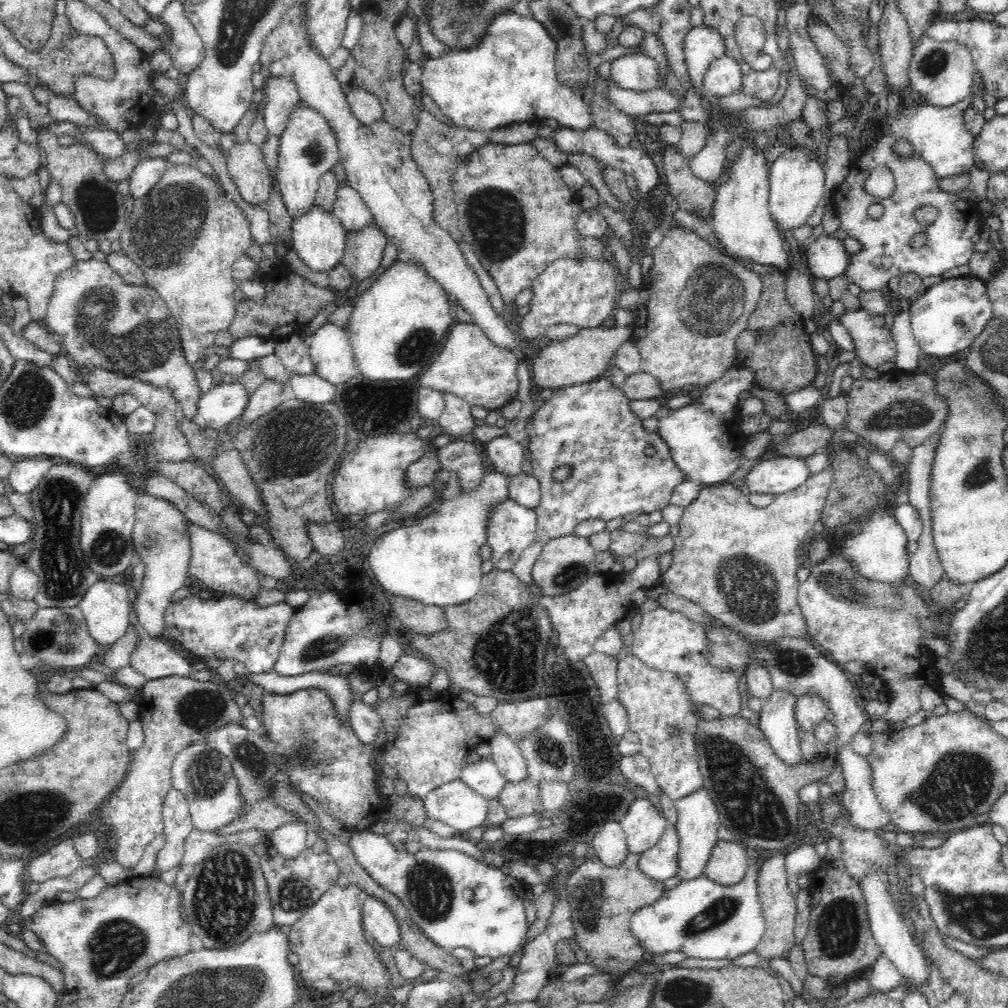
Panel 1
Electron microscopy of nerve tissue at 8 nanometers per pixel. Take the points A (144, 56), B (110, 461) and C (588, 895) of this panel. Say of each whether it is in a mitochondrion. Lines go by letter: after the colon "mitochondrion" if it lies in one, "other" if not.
A: other
B: other
C: mitochondrion

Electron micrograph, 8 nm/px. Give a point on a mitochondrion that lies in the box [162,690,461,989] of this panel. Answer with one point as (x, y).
(219, 911)

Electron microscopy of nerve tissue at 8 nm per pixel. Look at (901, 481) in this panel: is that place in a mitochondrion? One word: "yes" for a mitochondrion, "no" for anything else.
no

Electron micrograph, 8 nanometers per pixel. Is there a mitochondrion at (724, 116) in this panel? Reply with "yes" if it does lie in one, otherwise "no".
no

